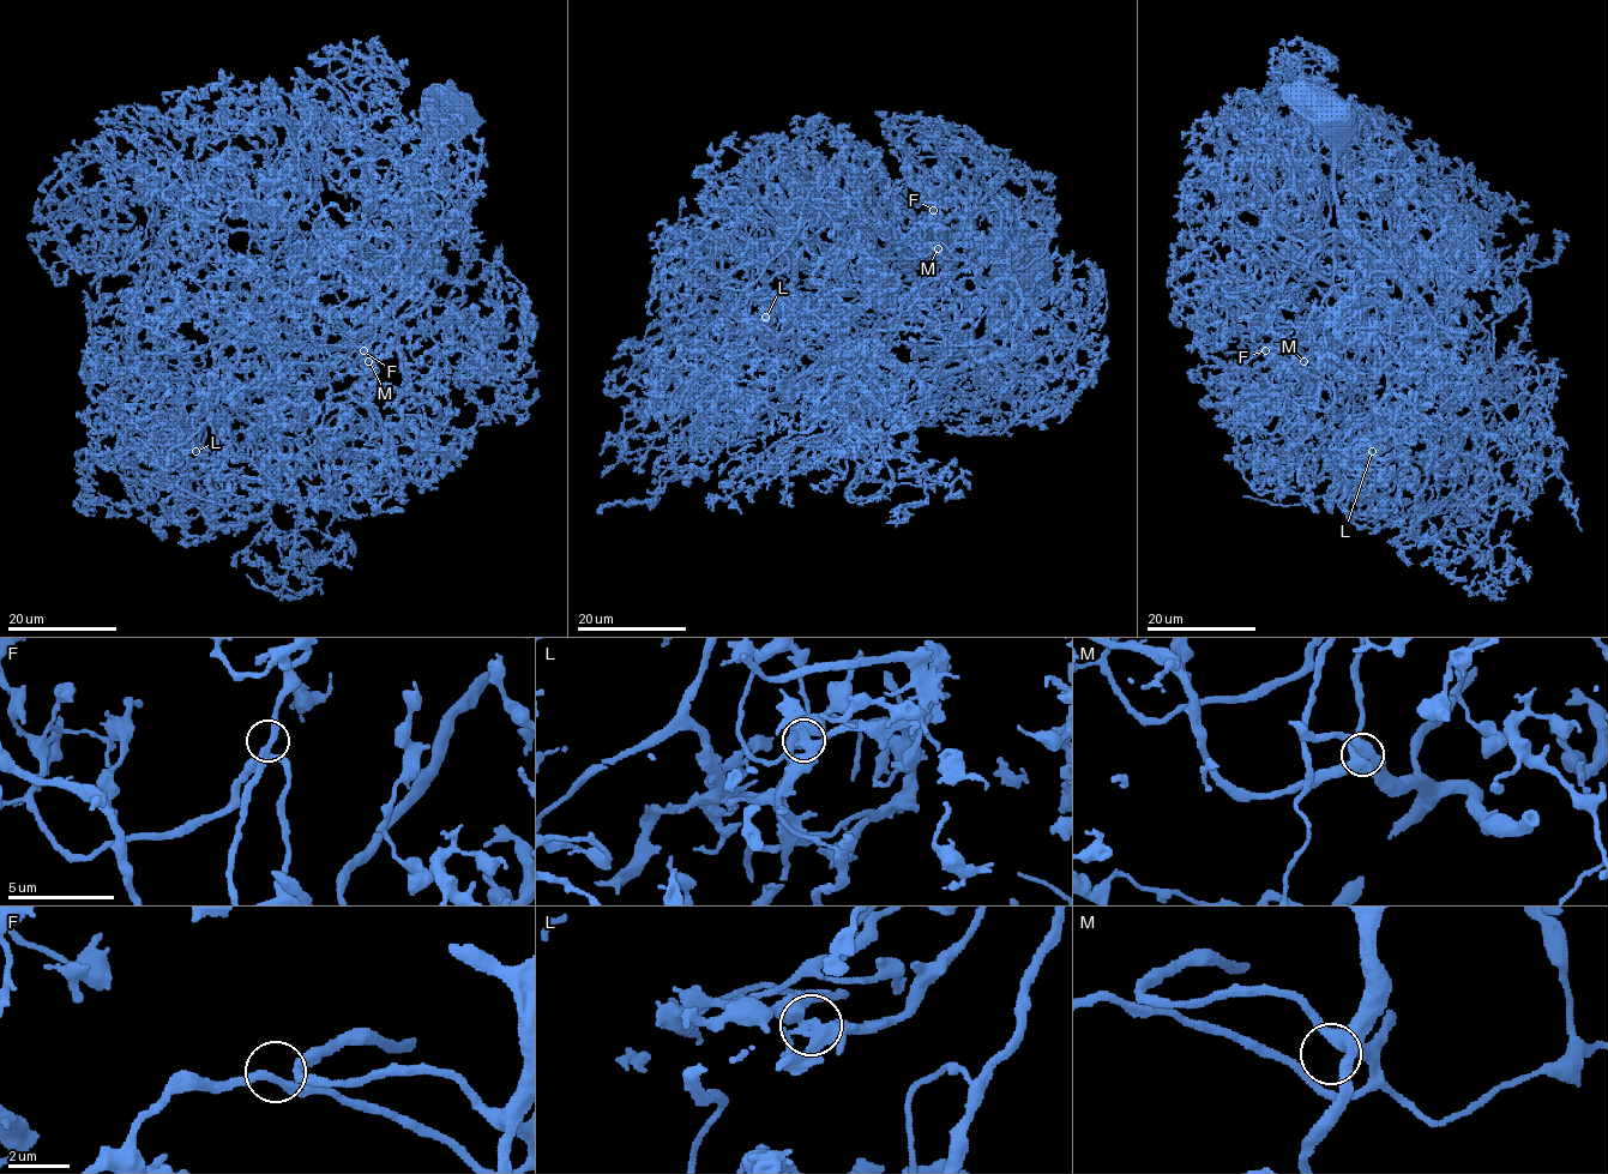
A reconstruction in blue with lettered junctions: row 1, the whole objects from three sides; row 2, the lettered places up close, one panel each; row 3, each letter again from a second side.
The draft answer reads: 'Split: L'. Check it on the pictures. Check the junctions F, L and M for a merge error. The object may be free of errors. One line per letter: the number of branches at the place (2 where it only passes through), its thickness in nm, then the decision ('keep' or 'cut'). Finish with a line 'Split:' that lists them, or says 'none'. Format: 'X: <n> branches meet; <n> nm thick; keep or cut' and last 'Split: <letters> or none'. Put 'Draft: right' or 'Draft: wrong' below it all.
F: 4 branches meet; 240 nm thick; keep
L: 4 branches meet; 440 nm thick; cut
M: 4 branches meet; 440 nm thick; keep
Split: L
Draft: right

